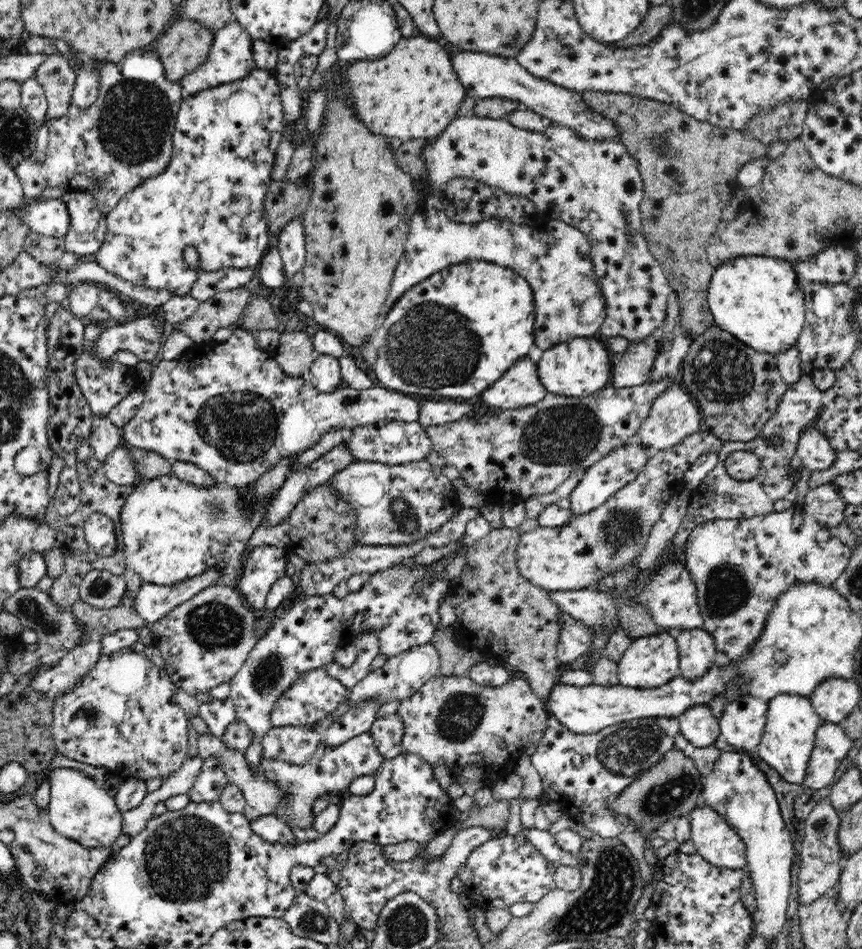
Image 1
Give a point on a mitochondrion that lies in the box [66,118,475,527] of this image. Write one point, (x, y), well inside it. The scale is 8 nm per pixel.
(241, 426)

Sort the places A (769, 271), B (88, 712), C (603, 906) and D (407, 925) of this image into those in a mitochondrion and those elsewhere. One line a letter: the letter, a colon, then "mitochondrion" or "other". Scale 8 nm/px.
A: other
B: mitochondrion
C: mitochondrion
D: mitochondrion

